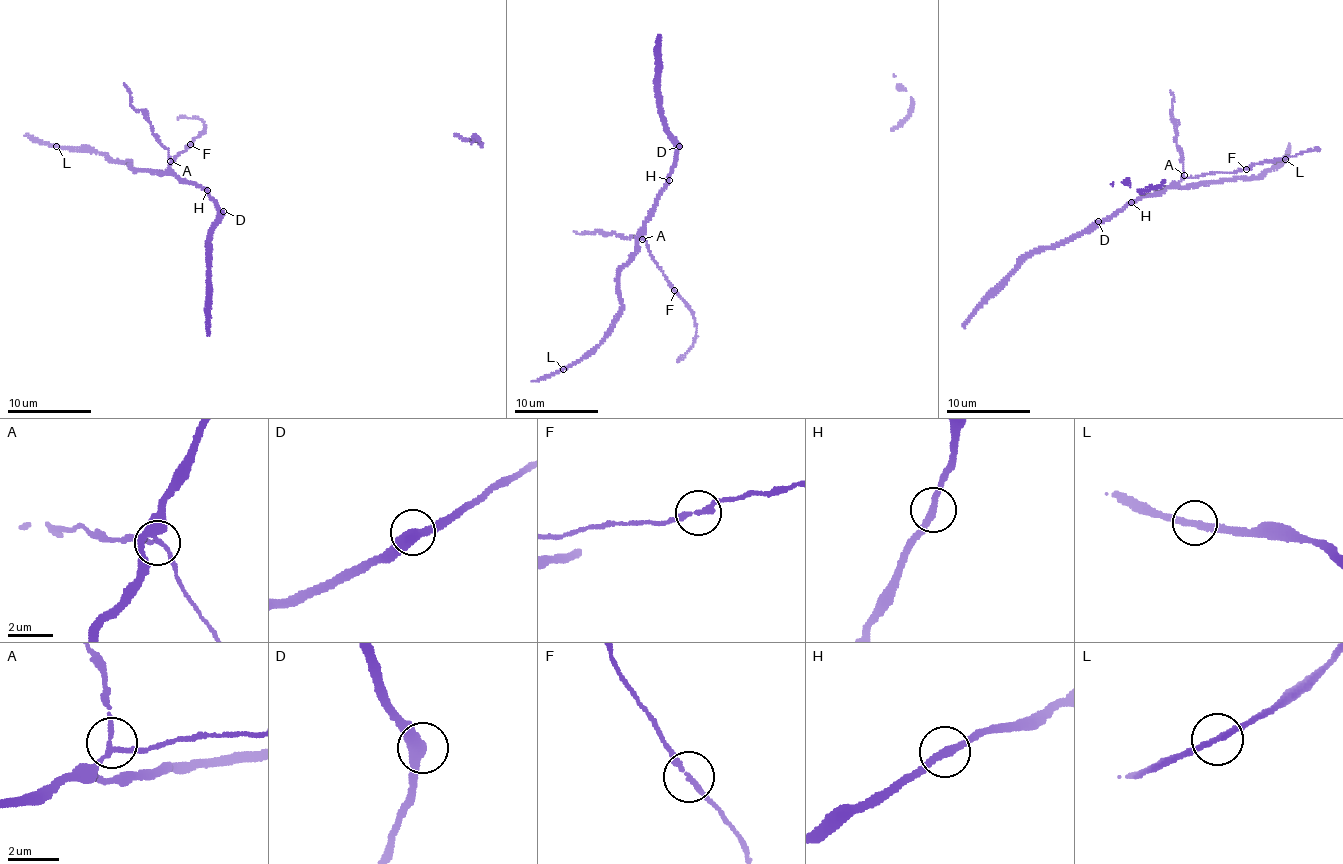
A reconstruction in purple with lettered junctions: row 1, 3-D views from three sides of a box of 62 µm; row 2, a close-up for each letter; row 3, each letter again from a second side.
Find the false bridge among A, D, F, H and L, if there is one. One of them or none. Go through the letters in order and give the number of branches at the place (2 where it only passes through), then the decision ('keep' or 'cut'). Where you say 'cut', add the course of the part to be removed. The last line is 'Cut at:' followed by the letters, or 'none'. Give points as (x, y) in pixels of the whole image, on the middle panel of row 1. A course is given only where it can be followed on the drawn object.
A: 3 branches meet; keep
D: 2 branches meet; keep
F: 2 branches meet; keep
H: 2 branches meet; keep
L: 2 branches meet; keep
Cut at: none

